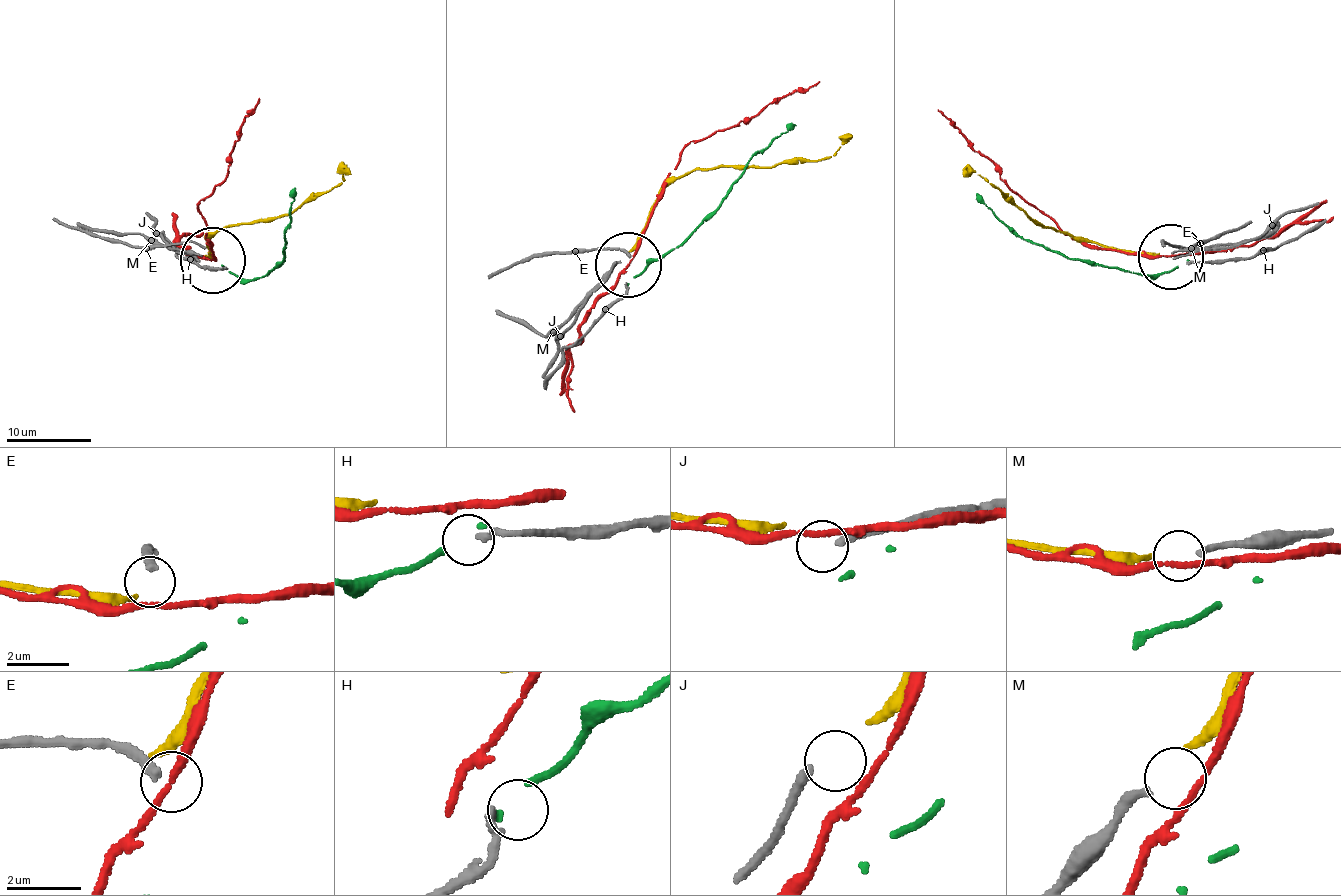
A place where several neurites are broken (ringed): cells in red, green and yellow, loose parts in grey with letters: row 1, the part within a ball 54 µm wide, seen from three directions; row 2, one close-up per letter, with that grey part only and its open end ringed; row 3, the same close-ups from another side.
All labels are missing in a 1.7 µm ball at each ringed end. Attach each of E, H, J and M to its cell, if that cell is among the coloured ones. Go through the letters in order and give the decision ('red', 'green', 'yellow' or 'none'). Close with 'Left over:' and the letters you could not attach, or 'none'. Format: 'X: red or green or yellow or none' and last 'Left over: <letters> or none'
E: none
H: none
J: none
M: yellow
Left over: E, H, J

